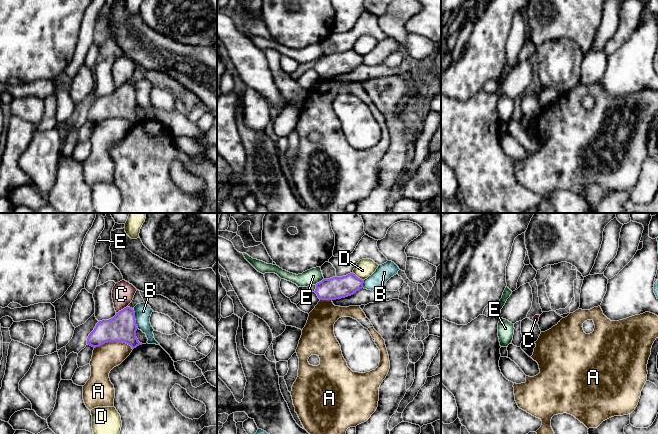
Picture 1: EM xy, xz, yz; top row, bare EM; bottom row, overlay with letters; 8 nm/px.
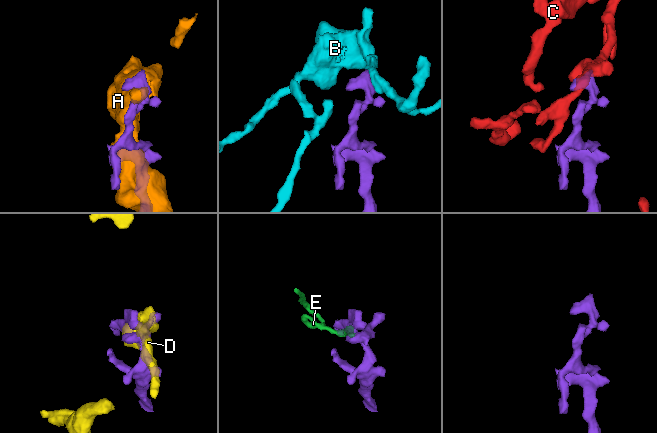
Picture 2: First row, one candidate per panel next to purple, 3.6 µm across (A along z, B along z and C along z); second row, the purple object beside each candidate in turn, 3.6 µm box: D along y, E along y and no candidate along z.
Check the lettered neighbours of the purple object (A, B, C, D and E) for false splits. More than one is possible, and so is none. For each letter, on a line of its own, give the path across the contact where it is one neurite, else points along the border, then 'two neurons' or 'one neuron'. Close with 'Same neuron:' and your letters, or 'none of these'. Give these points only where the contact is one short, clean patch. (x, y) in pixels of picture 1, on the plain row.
A: two neurons
B: border along xy (132, 85), (135, 91), (135, 100), (138, 104); two neurons
C: border along xy (127, 82), (116, 89); two neurons
D: two neurons
E: border along xz (323, 54), (315, 60); two neurons
Same neuron: none of these

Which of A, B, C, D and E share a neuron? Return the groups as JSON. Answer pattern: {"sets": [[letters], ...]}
{"sets": [["A"], ["B"], ["C"], ["D"], ["E"]]}

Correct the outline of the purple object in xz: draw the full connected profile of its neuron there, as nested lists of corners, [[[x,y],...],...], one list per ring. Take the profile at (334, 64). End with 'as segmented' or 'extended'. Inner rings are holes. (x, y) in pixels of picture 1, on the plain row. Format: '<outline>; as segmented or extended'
[[[354,49],[342,53],[323,55],[316,60],[315,69],[320,76],[336,76],[353,71],[363,64],[364,56]]]; as segmented

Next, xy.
[[[126,83],[109,96],[99,97],[87,114],[87,120],[96,124],[108,118],[123,118],[136,124],[142,121],[136,113],[138,103],[135,88]]]; as segmented

